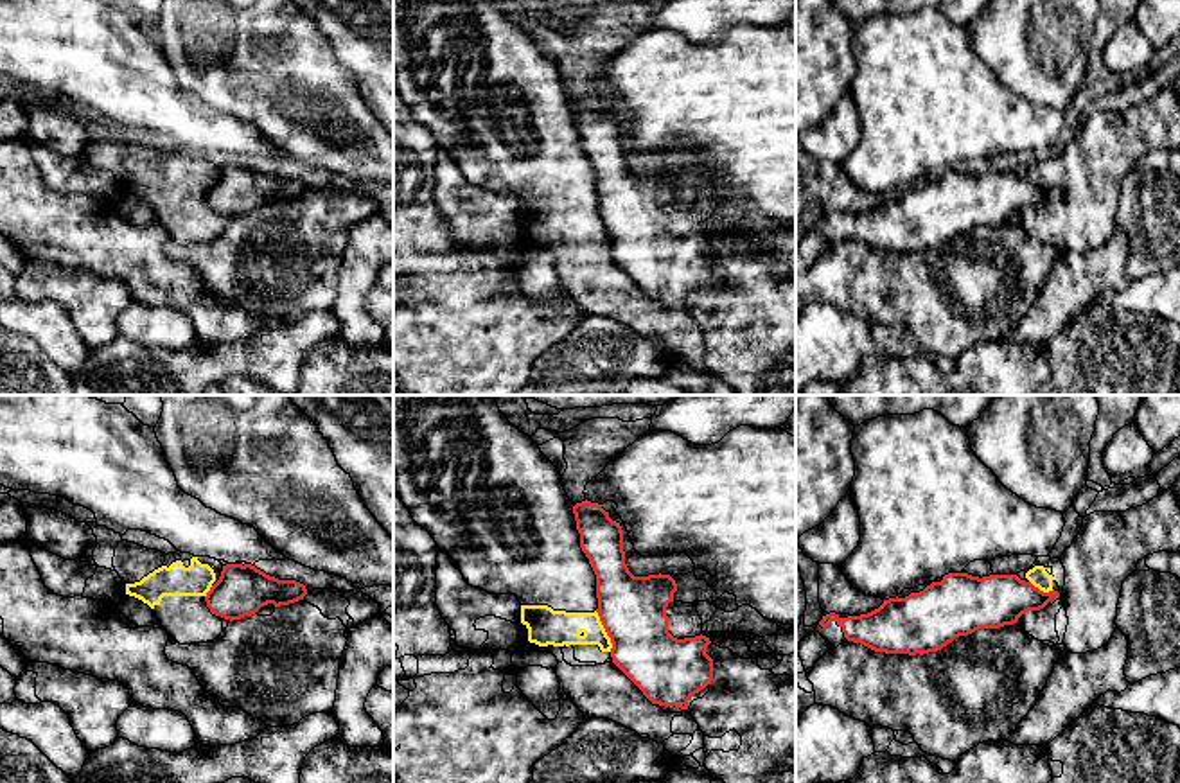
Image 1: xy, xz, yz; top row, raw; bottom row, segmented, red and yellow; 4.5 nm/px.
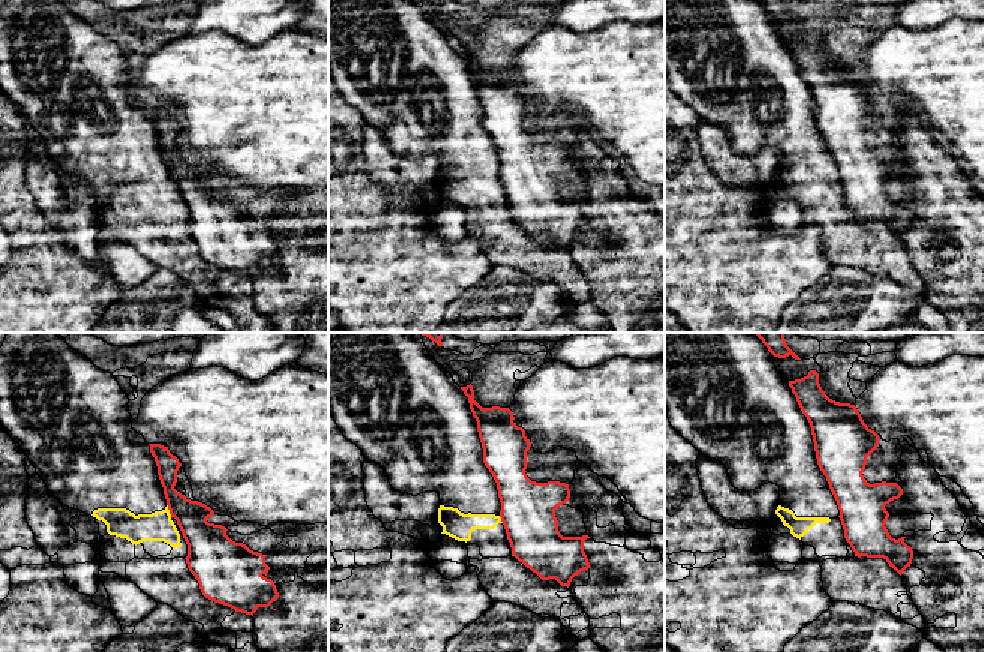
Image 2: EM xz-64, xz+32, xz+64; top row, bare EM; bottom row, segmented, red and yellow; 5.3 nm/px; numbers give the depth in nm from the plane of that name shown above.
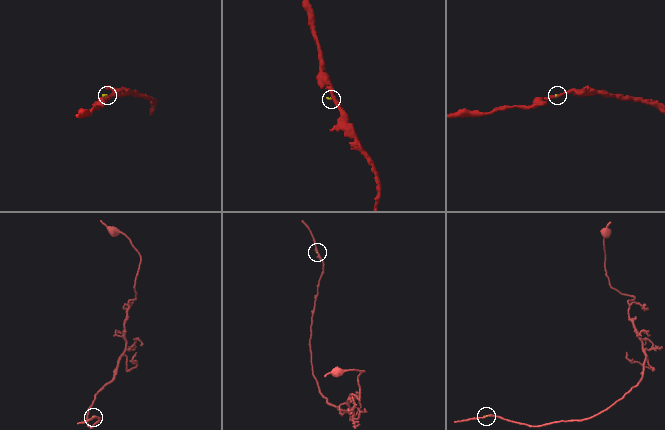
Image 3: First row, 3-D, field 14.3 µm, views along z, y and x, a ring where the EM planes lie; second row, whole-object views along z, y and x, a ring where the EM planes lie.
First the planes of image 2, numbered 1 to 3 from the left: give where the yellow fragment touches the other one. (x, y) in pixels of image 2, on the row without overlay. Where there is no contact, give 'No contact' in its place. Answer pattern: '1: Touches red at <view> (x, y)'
1: Touches red at xz-64 (168, 173)
2: Touches red at xz+32 (501, 183)
3: No contact

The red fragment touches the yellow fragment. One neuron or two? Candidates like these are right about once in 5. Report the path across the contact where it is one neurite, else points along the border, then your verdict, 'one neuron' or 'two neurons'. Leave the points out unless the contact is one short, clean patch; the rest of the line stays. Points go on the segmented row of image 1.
border xz (595, 611), (609, 638), (611, 651); two neurons

